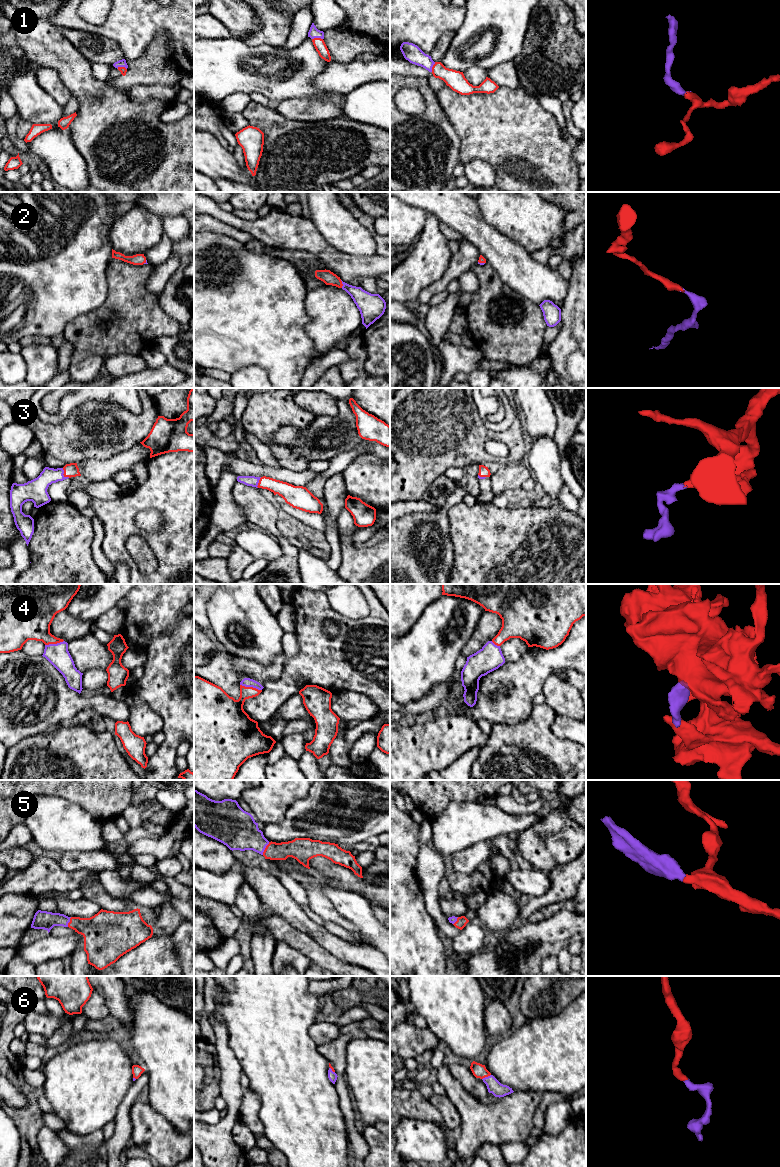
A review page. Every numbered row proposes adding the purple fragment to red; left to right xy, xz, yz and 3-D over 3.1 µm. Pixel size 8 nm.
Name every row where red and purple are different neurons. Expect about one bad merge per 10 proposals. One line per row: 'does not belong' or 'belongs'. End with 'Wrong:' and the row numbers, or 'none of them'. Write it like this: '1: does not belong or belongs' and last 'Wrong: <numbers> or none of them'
1: belongs
2: belongs
3: belongs
4: belongs
5: belongs
6: belongs
Wrong: none of them

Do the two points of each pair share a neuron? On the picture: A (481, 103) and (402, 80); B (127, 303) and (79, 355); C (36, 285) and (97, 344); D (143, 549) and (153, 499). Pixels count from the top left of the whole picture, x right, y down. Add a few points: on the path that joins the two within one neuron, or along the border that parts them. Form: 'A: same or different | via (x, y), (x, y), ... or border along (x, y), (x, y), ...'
A: different | border along (434, 92), (440, 107), (445, 113)
B: same | via (123, 318), (106, 335), (99, 335), (94, 340)
C: different | border along (93, 310), (71, 319), (63, 332)
D: different | border along (126, 539), (132, 535), (141, 536), (157, 561)

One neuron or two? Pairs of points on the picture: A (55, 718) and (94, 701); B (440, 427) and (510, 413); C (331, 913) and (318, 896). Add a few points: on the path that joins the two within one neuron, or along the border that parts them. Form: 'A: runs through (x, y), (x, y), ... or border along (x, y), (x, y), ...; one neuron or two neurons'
A: border along (87, 698), (89, 708); two neurons
B: border along (474, 403), (482, 423), (492, 431), (502, 432); two neurons
C: runs through (327, 909), (318, 900); one neuron

